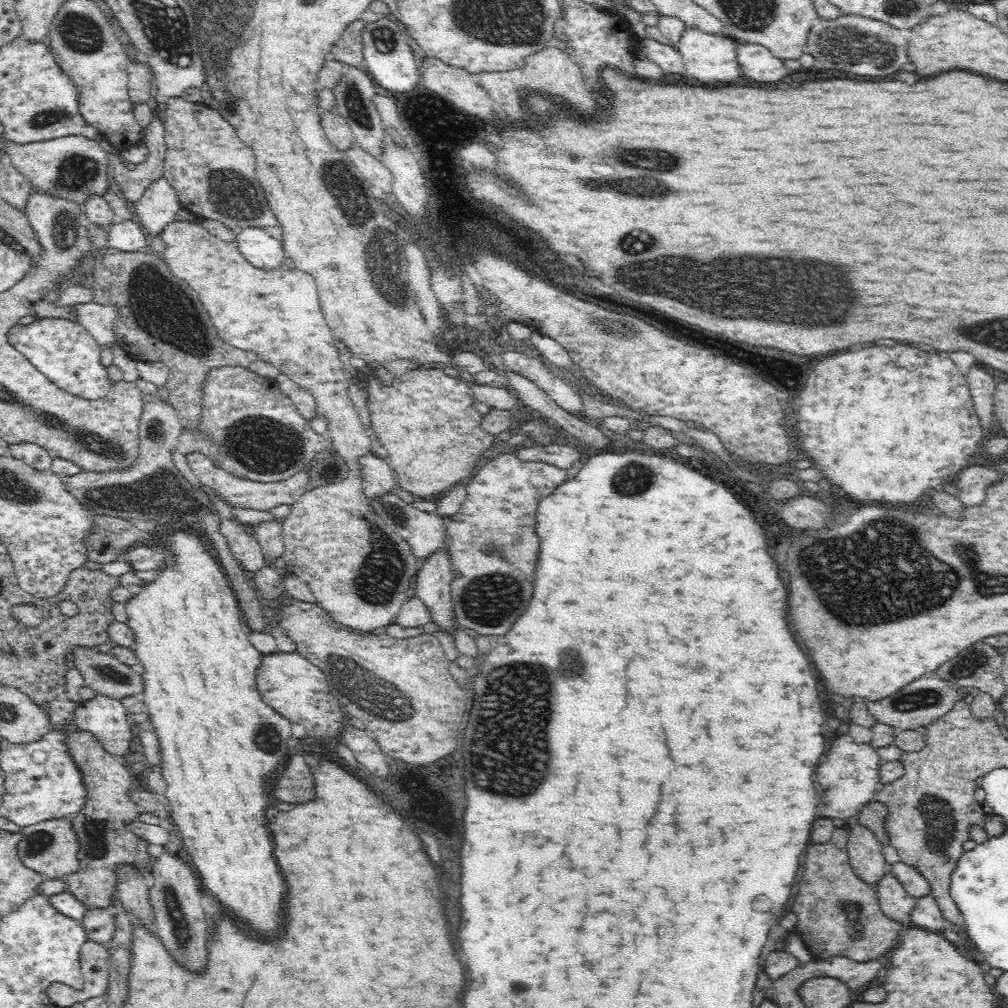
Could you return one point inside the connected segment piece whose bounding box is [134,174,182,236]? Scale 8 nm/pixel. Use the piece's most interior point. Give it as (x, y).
(158, 206)

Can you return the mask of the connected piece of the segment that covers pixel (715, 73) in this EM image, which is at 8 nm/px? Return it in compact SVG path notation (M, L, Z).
M686 28L675 47L682 57L684 70L694 80L702 84L718 84L718 82L734 82L740 76L740 66L736 62L737 45L731 37L722 34L713 35L698 29Z

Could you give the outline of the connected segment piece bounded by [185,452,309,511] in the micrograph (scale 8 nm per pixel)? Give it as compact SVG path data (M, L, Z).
M192 452L185 455L186 460L193 471L202 483L204 488L212 493L216 498L231 504L231 508L250 508L260 511L266 511L272 509L277 505L288 504L296 502L297 498L300 498L300 494L306 491L307 484L309 482L307 472L309 471L309 464L306 464L304 470L296 472L294 476L290 478L284 478L278 482L254 482L247 478L240 478L239 476L230 474L218 466L218 463L214 462L214 459L207 457L200 452Z

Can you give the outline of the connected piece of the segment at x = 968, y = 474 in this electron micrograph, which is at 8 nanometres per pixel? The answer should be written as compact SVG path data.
M968 466L960 471L954 480L957 497L966 507L980 506L986 500L988 486L1002 478L1002 472L996 472L989 466Z

